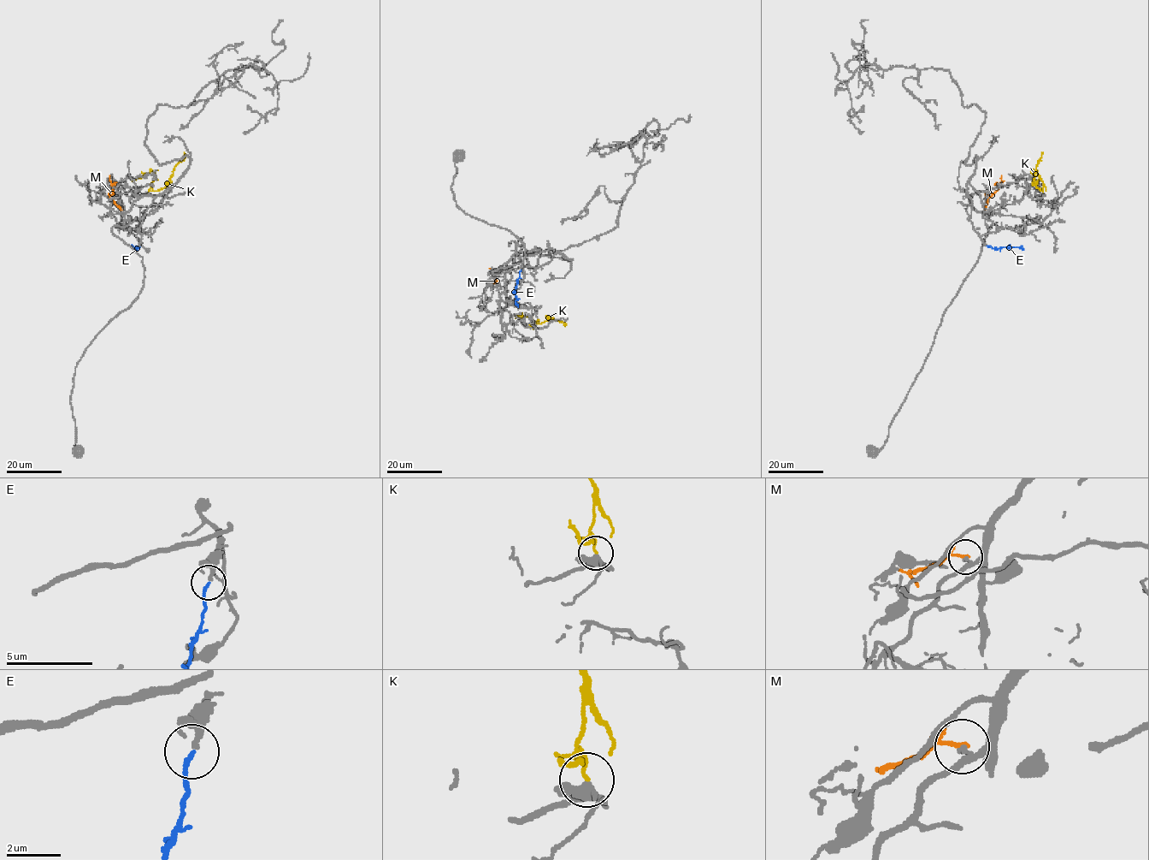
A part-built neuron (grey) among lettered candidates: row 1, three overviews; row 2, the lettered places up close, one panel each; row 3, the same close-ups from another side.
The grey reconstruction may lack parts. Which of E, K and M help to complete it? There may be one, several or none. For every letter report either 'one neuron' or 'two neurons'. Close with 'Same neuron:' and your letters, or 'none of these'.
E: one neuron
K: two neurons
M: two neurons
Same neuron: E

